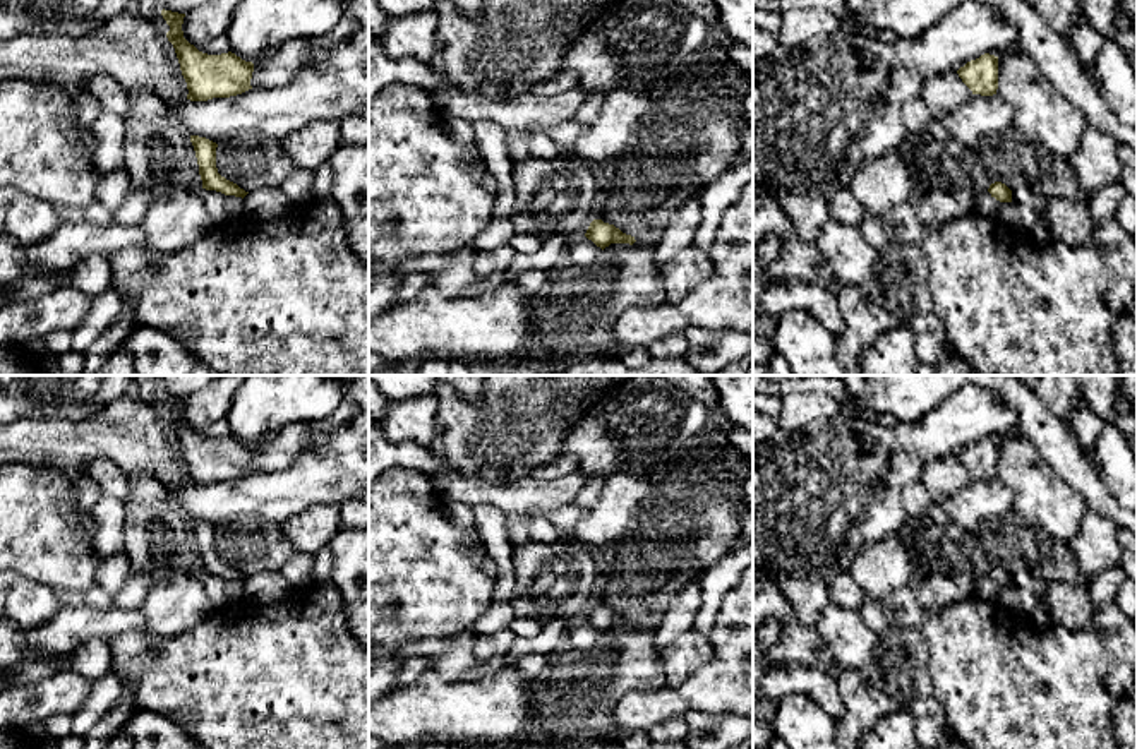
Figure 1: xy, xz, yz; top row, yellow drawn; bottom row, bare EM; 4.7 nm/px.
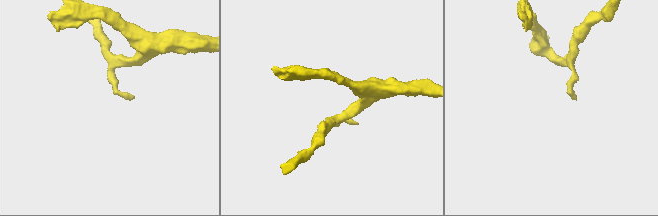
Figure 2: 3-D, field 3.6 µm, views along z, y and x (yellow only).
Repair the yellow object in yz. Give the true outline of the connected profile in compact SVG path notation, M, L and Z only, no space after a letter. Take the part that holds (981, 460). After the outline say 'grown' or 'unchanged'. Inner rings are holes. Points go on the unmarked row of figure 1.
M984 437L957 454L972 478L993 480L998 473L998 440Z; unchanged

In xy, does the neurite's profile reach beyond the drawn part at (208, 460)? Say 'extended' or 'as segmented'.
as segmented

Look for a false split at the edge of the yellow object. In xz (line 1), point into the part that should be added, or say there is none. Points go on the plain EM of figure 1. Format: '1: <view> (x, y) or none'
1: none

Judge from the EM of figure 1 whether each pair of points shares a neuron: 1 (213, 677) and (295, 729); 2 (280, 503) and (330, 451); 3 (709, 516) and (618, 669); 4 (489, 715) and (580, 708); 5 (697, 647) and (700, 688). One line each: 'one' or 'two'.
1: one
2: one
3: one
4: two
5: two

